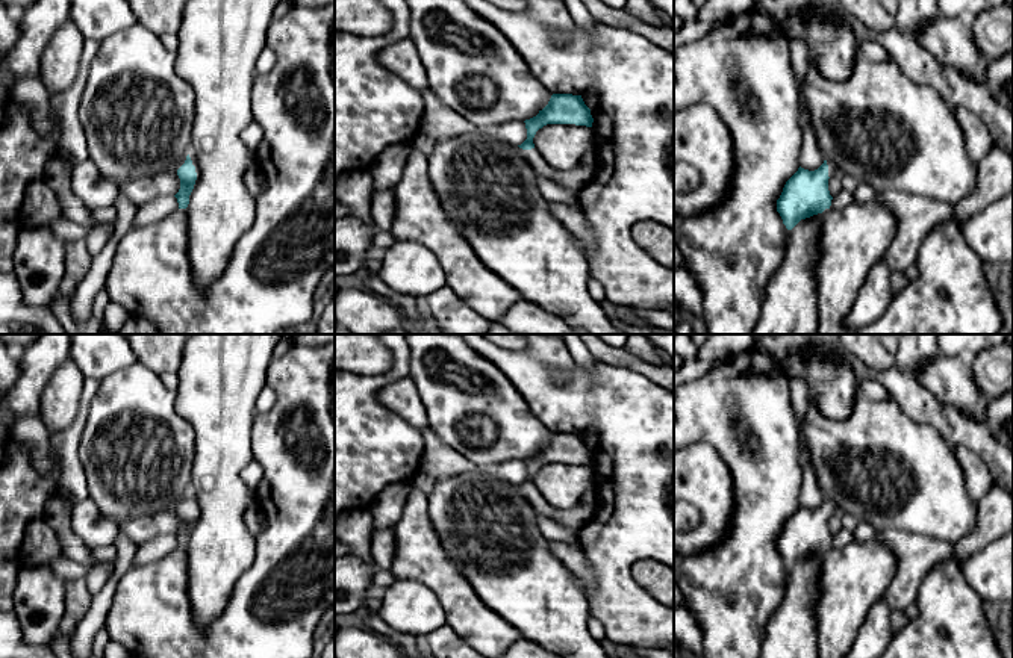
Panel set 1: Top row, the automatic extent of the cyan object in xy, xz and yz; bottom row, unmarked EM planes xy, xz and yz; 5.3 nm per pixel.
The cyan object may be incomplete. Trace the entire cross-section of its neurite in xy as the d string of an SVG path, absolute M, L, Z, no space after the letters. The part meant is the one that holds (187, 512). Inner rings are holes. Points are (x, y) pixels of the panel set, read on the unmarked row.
M188 493L176 507L180 517L180 528L174 534L179 542L179 548L186 548L189 543L189 534L194 528L195 520L200 517L200 507L195 495Z

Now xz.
M553 433L548 443L530 458L525 458L527 478L518 484L519 493L531 504L536 513L547 517L556 514L556 508L550 505L533 483L533 476L539 467L547 463L575 463L592 466L594 457L591 448L584 443L581 434Z

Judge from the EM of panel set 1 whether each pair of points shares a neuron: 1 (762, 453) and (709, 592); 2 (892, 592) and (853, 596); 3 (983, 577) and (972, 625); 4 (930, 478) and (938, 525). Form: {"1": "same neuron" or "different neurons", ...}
{"1": "same neuron", "2": "different neurons", "3": "different neurons", "4": "same neuron"}

